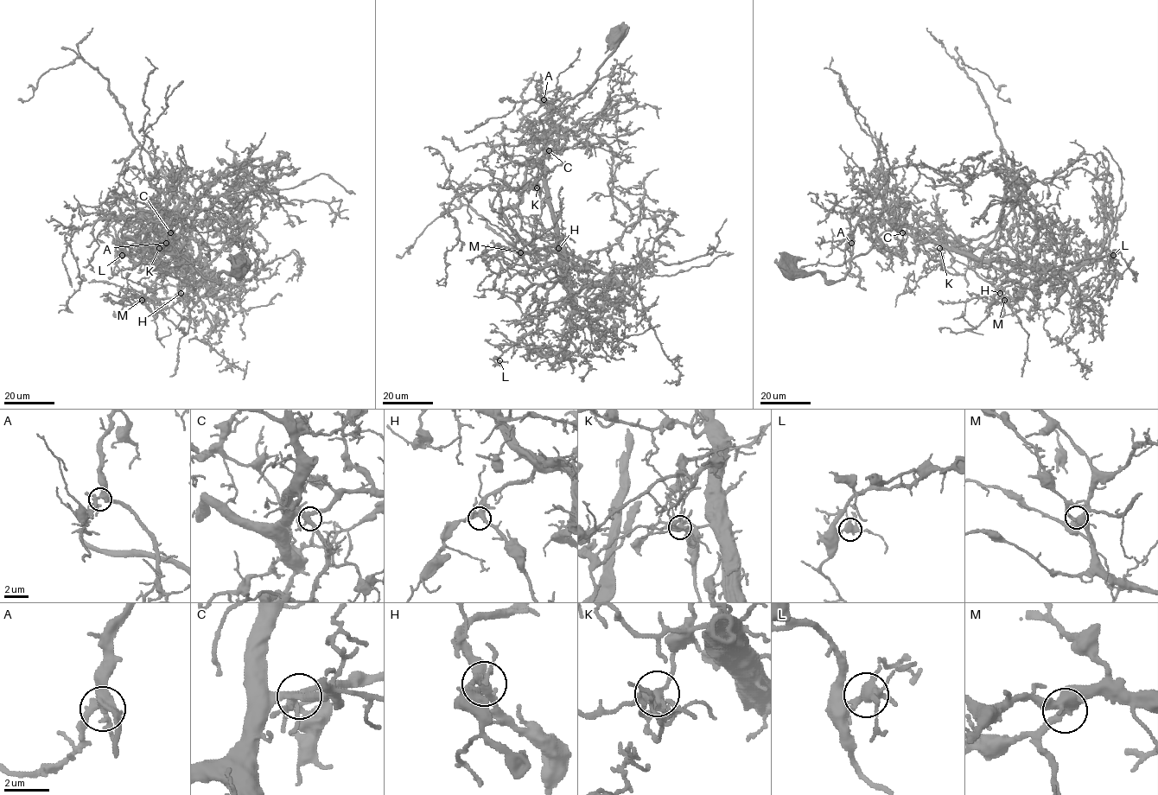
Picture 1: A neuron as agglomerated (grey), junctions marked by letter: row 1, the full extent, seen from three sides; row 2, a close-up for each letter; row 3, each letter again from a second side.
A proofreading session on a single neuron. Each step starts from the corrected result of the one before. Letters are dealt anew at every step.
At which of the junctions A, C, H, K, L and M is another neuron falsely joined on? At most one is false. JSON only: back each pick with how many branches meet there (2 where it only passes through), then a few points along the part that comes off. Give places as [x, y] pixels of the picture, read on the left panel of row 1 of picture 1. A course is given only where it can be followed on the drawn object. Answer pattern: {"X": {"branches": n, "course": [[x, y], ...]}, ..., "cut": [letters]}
{"cut": []}

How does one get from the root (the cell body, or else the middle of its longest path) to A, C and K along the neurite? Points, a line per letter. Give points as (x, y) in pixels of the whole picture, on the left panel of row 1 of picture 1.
A: (238, 270), (209, 280), (181, 256), (162, 251), (168, 225), (186, 216), (172, 219), (166, 243)
C: (238, 270), (222, 272), (217, 281), (207, 279), (181, 256), (168, 254), (162, 251), (167, 227), (170, 232)
K: (238, 270), (222, 272), (217, 281), (207, 279), (181, 256), (162, 251), (167, 227), (167, 244), (159, 248)

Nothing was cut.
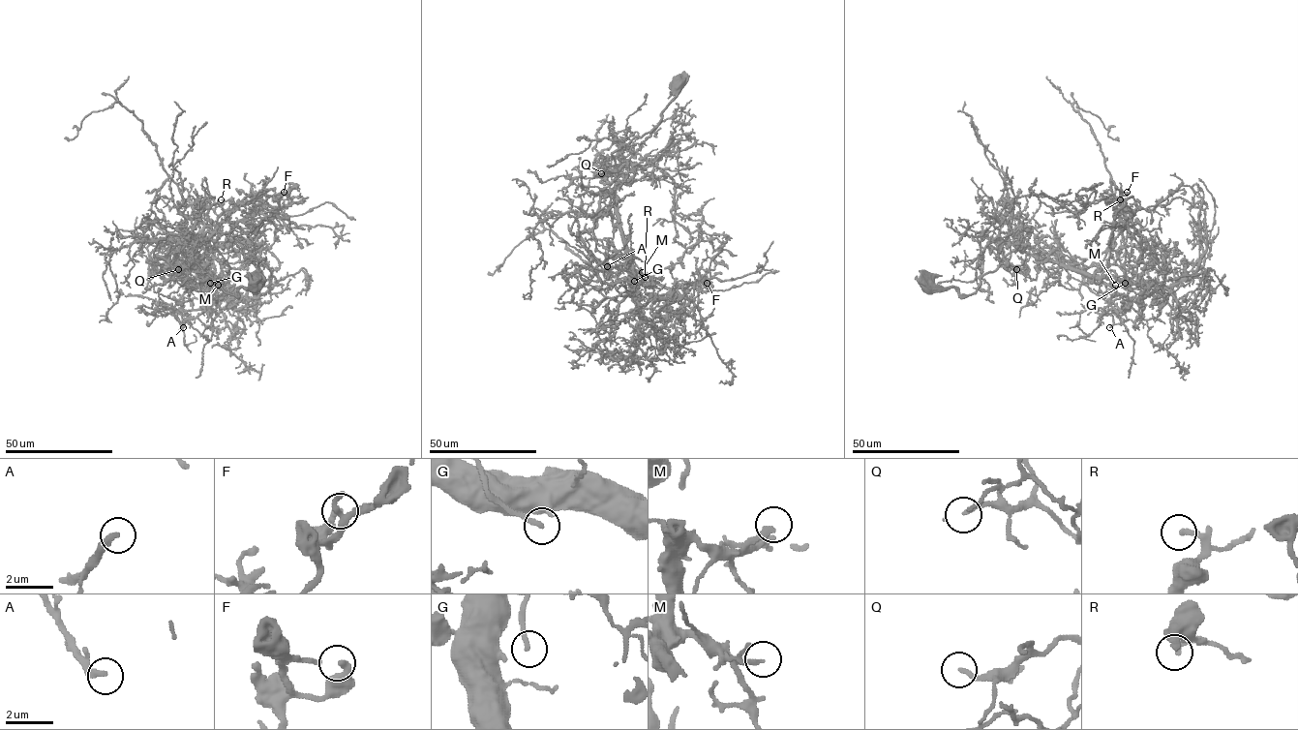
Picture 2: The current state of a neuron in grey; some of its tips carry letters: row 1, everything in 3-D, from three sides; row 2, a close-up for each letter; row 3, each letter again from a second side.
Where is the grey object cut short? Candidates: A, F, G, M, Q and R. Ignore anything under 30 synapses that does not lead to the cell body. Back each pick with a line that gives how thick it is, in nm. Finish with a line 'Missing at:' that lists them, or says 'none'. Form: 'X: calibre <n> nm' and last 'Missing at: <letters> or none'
A: calibre 280 nm
M: calibre 240 nm
Q: calibre 180 nm
Missing at: A, M, Q

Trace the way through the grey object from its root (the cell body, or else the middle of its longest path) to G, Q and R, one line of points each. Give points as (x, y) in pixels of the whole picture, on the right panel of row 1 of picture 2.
G: (929, 286), (972, 294), (980, 279), (1017, 249), (1125, 283)
Q: (929, 286), (972, 294), (1004, 257), (1023, 250), (1024, 267), (1016, 269)
R: (929, 286), (972, 294), (980, 279), (1017, 249), (1042, 260), (1097, 265), (1120, 219), (1120, 199)

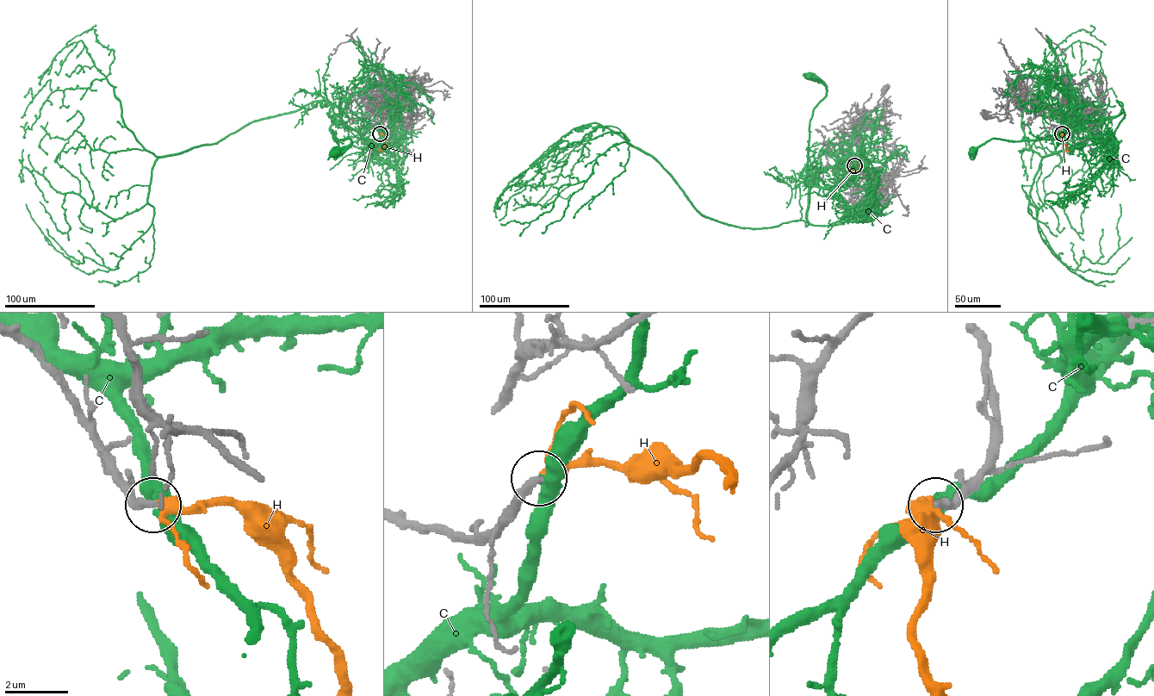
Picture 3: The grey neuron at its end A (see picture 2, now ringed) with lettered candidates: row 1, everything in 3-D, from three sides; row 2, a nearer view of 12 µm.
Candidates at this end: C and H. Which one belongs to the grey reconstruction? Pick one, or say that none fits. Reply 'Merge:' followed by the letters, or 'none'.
Merge: H

